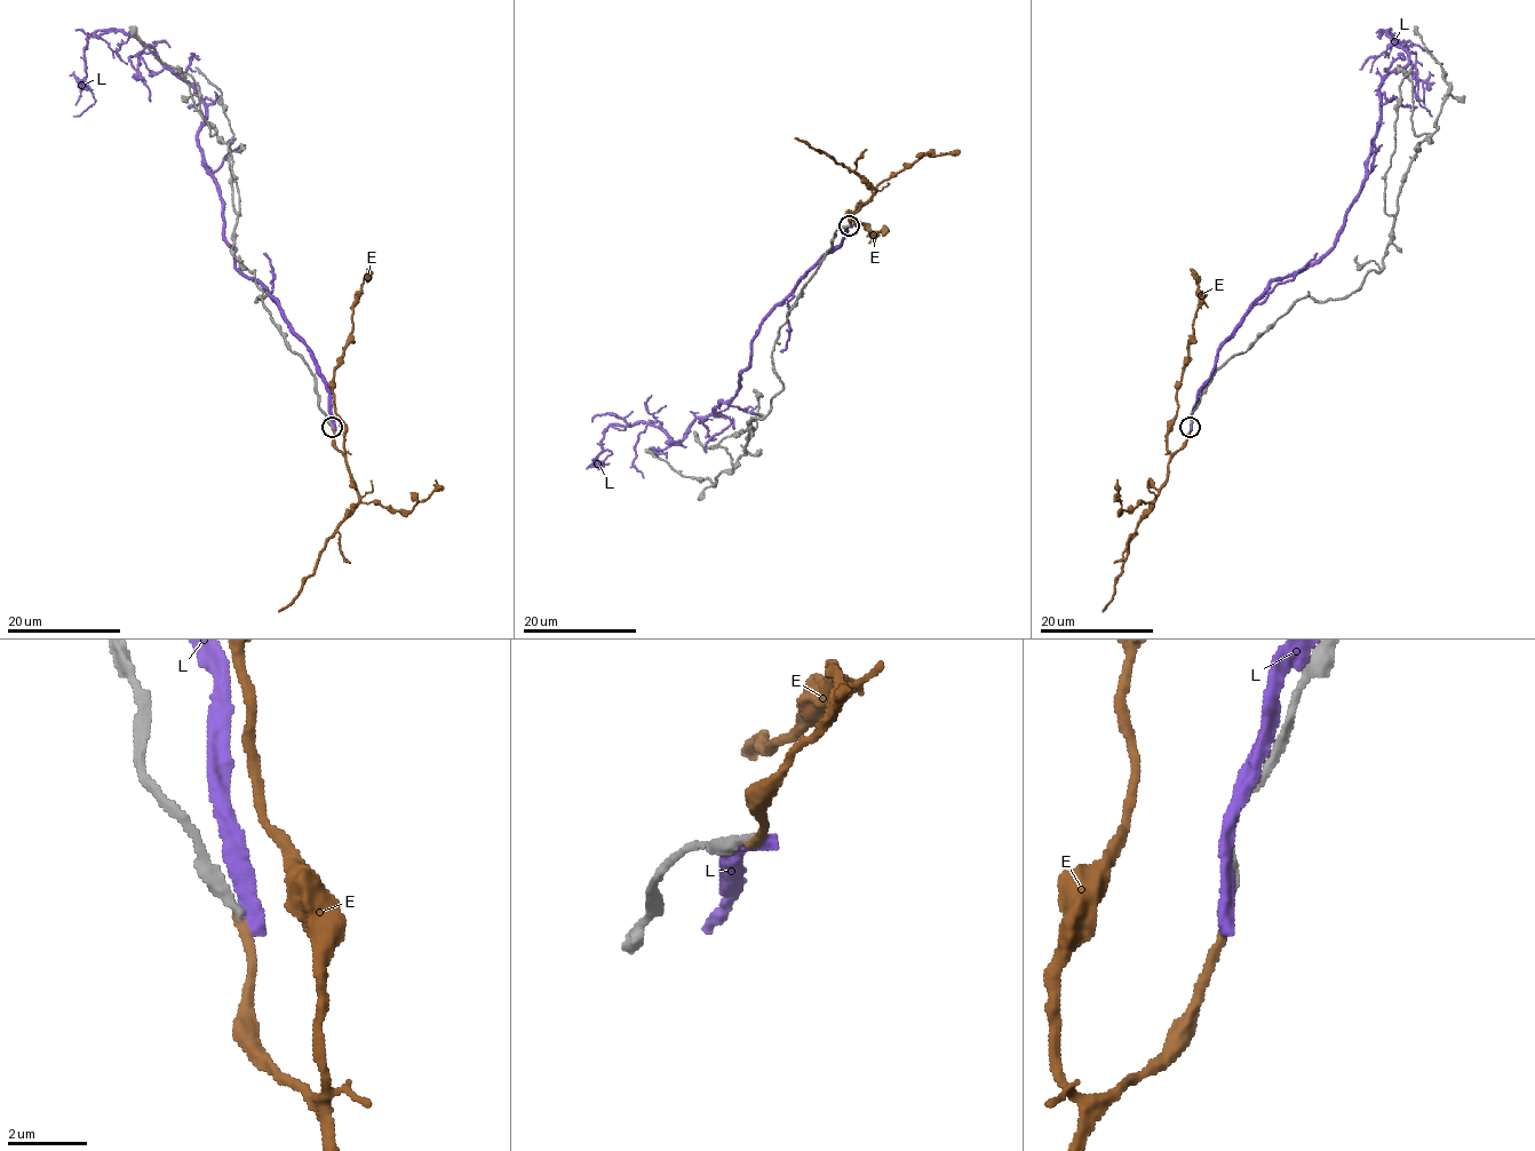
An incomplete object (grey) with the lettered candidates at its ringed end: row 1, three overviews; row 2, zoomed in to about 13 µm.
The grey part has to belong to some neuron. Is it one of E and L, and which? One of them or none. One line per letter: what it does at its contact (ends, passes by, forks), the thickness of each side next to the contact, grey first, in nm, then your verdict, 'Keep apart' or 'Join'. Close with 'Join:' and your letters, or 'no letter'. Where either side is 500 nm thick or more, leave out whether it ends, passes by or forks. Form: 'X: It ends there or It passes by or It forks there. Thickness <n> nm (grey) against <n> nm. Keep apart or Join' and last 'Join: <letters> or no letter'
E: It ends there. Thickness 280 nm (grey) against 200 nm. Keep apart
L: It ends there. Thickness 400 nm (grey) against 480 nm. Keep apart
Join: no letter

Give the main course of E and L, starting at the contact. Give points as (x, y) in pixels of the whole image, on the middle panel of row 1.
E: (849, 227), (860, 204), (850, 212), (857, 223), (868, 228), (869, 233), (876, 233), (885, 224)
L: (849, 227), (761, 325), (722, 415), (679, 443), (614, 425), (590, 468)

